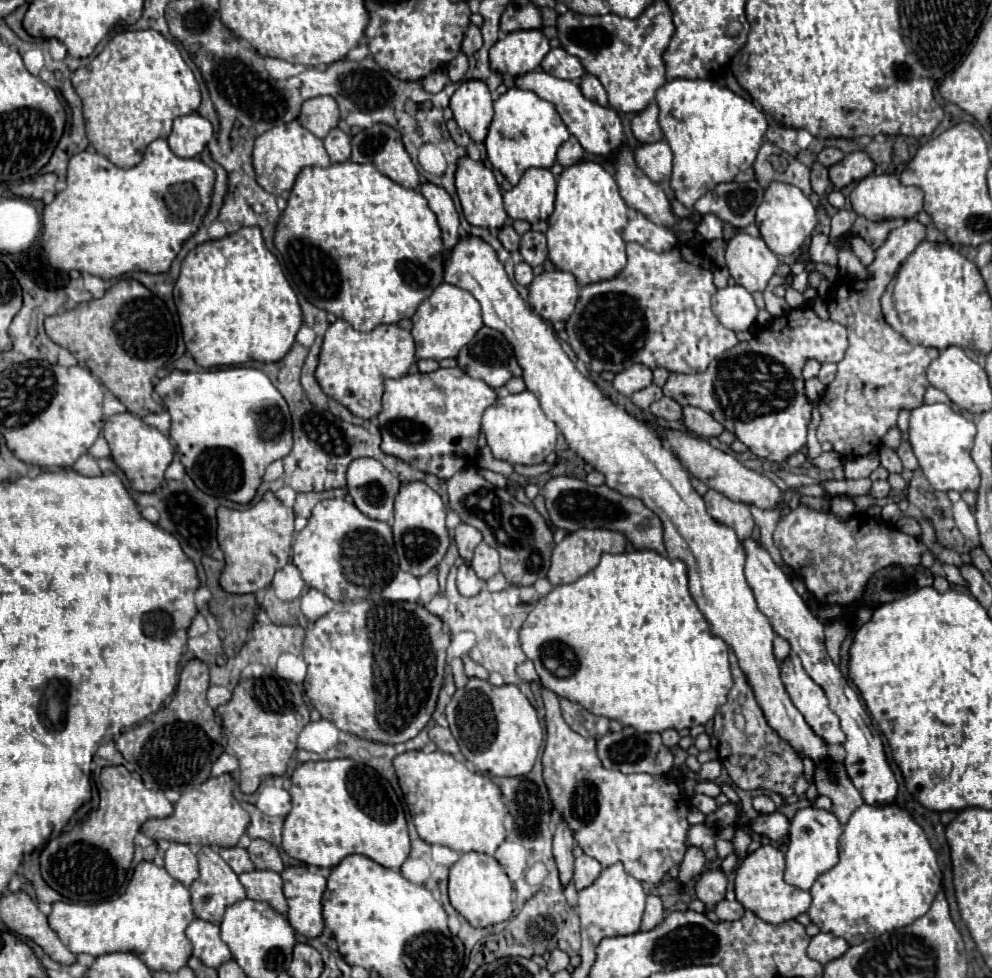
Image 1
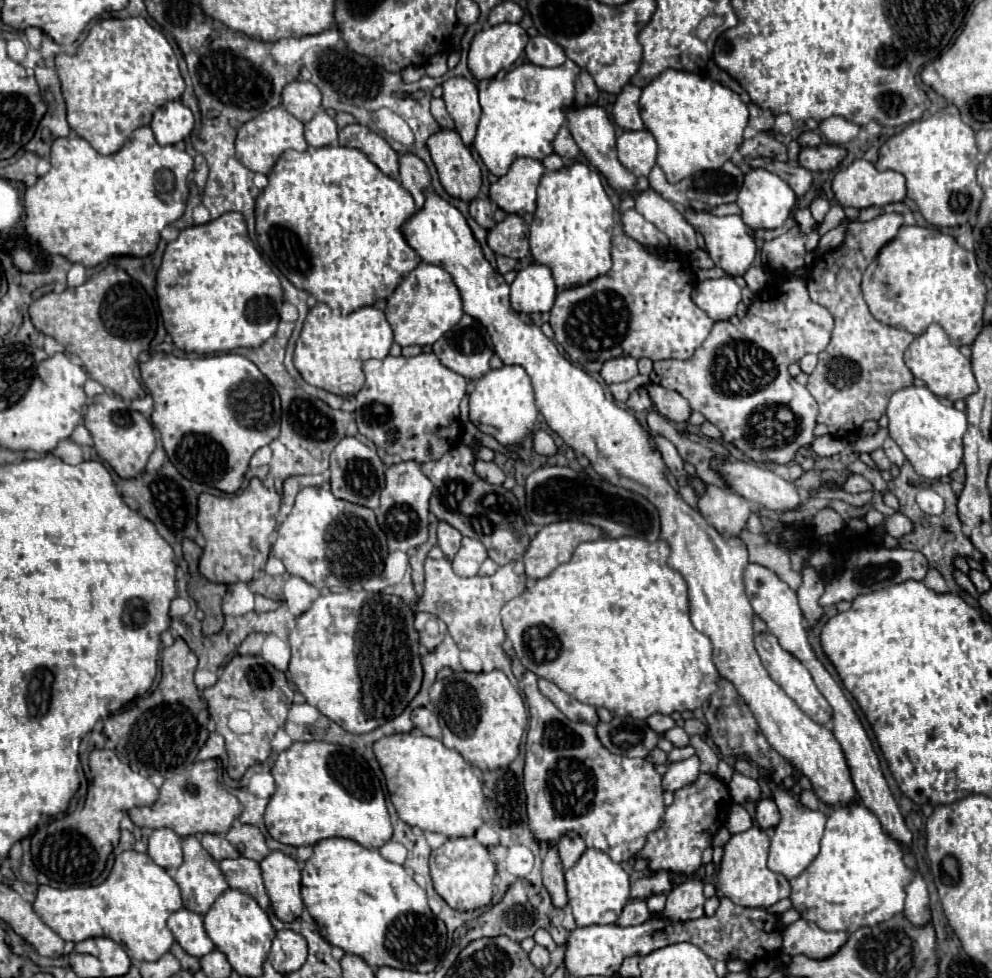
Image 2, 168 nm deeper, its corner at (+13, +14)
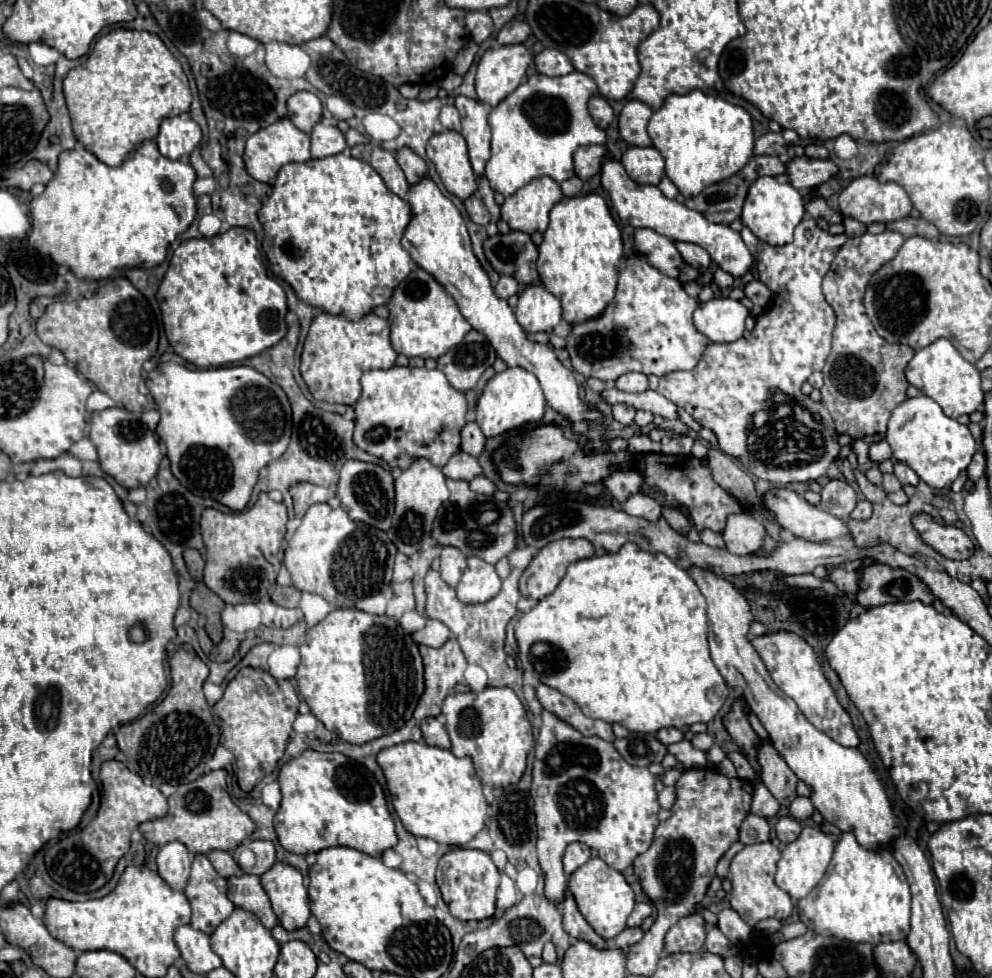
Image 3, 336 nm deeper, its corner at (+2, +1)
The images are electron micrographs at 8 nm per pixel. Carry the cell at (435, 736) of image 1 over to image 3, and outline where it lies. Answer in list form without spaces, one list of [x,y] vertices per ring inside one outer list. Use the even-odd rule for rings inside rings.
[[[435,717],[423,719],[421,721],[421,731],[423,731],[423,739],[425,739],[427,745],[441,747],[441,749],[449,749],[451,747],[447,729],[445,729],[445,725],[439,719],[435,719]]]

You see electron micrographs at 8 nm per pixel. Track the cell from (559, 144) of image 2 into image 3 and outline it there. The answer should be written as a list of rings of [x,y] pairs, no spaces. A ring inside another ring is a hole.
[[[581,145],[573,153],[573,163],[575,163],[575,175],[583,181],[593,177],[601,169],[601,159],[607,153],[603,145]]]

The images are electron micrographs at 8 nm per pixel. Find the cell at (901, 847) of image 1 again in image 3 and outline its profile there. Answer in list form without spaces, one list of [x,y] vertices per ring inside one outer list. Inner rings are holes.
[[[843,833],[835,845],[833,859],[827,867],[825,877],[817,887],[797,903],[801,921],[817,931],[819,935],[829,935],[837,939],[847,939],[853,943],[885,943],[885,941],[901,941],[909,935],[909,909],[911,909],[911,893],[909,883],[905,879],[903,867],[893,859],[887,847],[881,849],[865,849],[855,841],[853,833]]]

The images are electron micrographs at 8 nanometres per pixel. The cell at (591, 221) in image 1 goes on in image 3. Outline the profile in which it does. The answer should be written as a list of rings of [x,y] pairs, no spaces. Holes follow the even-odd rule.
[[[587,193],[587,195],[575,195],[575,197],[563,197],[559,203],[549,213],[551,223],[547,231],[543,233],[543,243],[539,245],[539,256],[537,260],[537,271],[543,285],[547,291],[557,295],[563,305],[563,317],[569,323],[583,323],[587,319],[597,317],[615,297],[615,287],[617,287],[617,275],[619,275],[619,265],[623,259],[623,241],[621,241],[621,231],[611,217],[607,201],[597,195],[597,193]]]

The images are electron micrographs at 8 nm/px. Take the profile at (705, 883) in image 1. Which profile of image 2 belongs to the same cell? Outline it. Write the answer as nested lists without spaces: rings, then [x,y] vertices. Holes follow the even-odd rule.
[[[688,878],[684,884],[668,892],[662,918],[674,918],[674,922],[696,920],[704,916],[704,900],[706,898],[702,894],[702,882],[696,878]]]

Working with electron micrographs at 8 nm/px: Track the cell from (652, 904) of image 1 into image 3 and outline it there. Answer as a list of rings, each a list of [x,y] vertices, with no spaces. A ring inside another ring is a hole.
[[[629,927],[629,929],[625,929],[625,931],[621,931],[615,939],[613,939],[613,943],[615,943],[615,947],[633,947],[635,943],[639,943],[641,939],[643,939],[643,929],[641,927]]]

